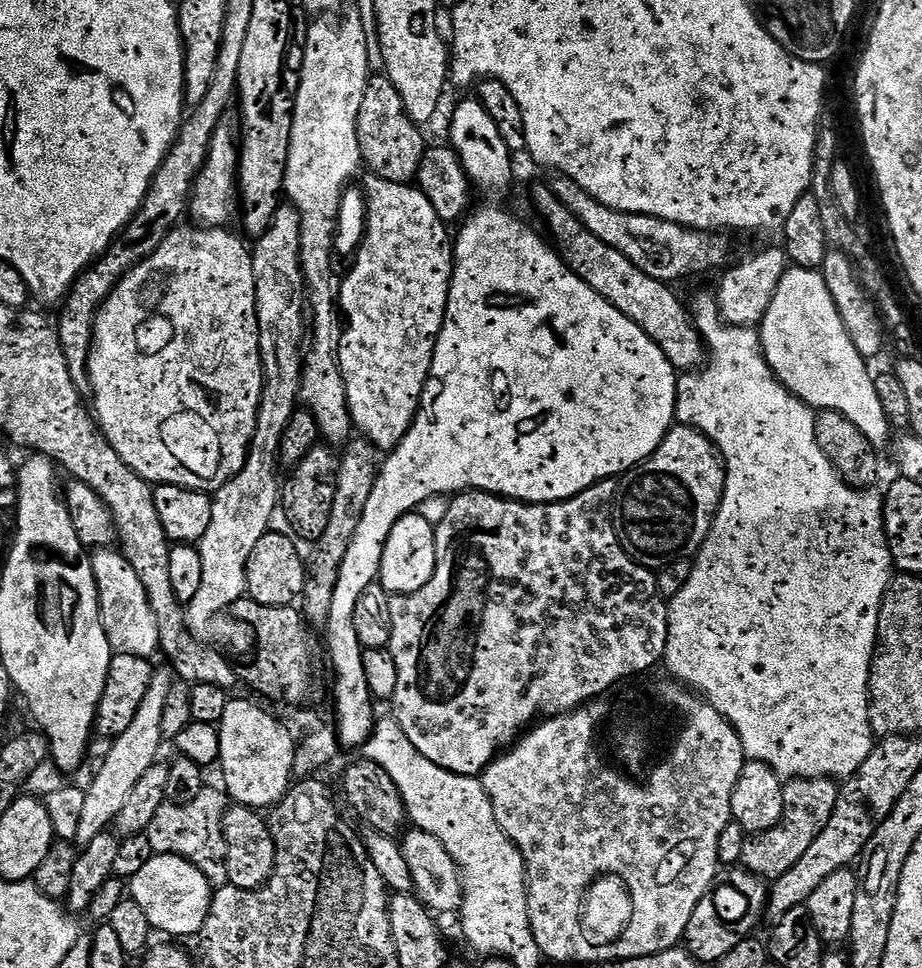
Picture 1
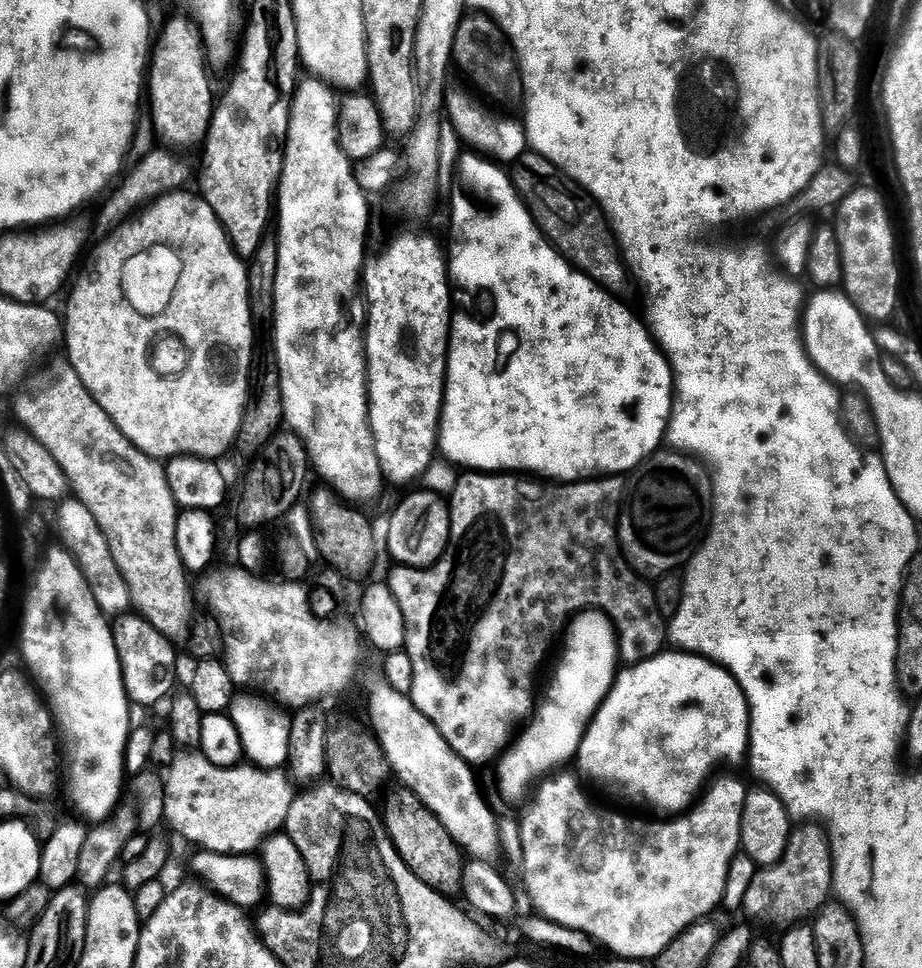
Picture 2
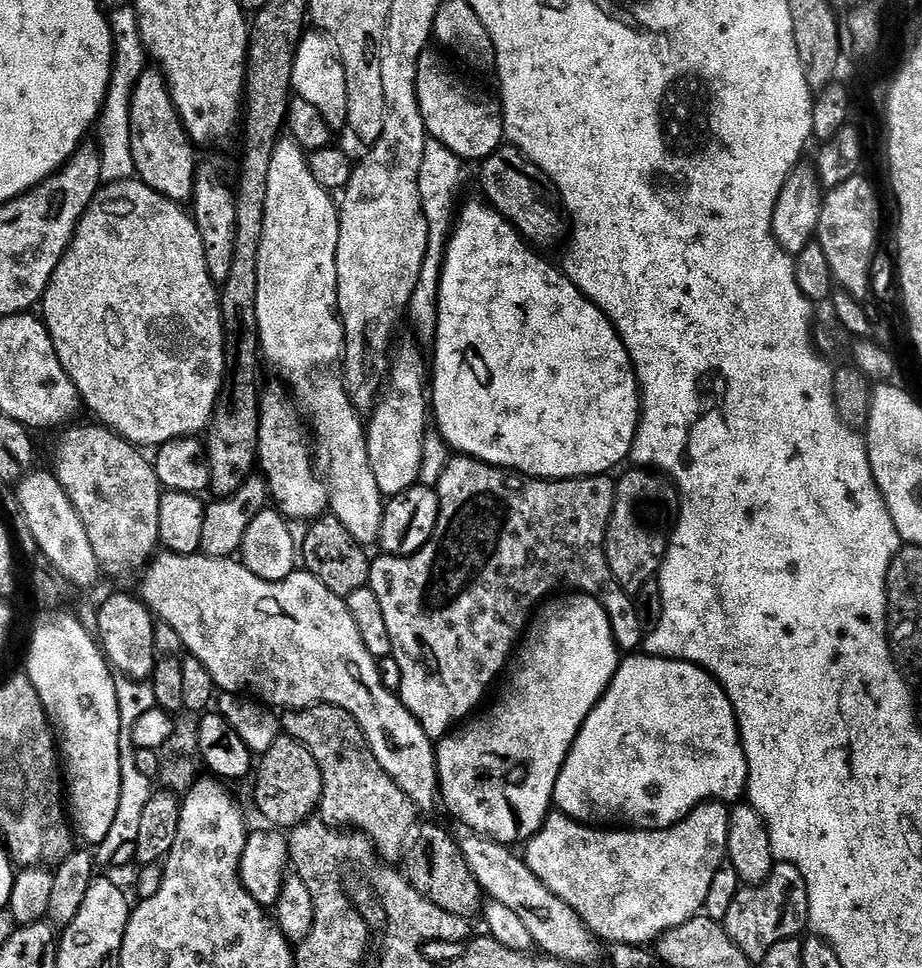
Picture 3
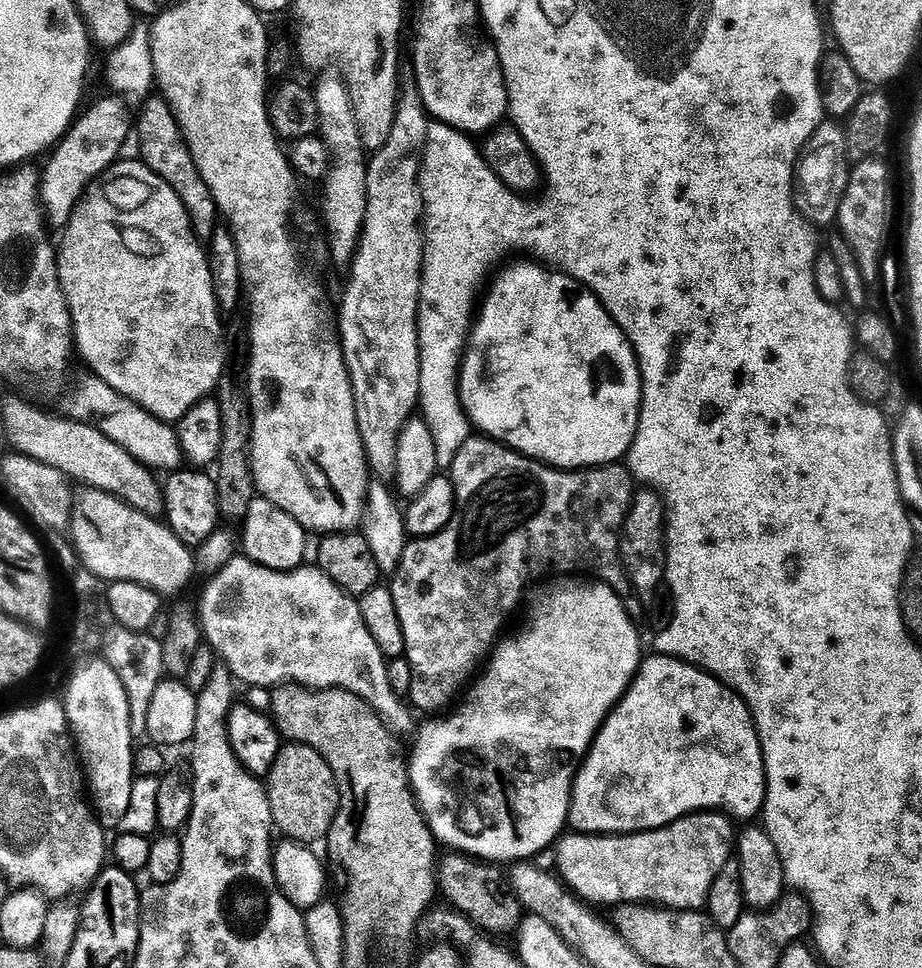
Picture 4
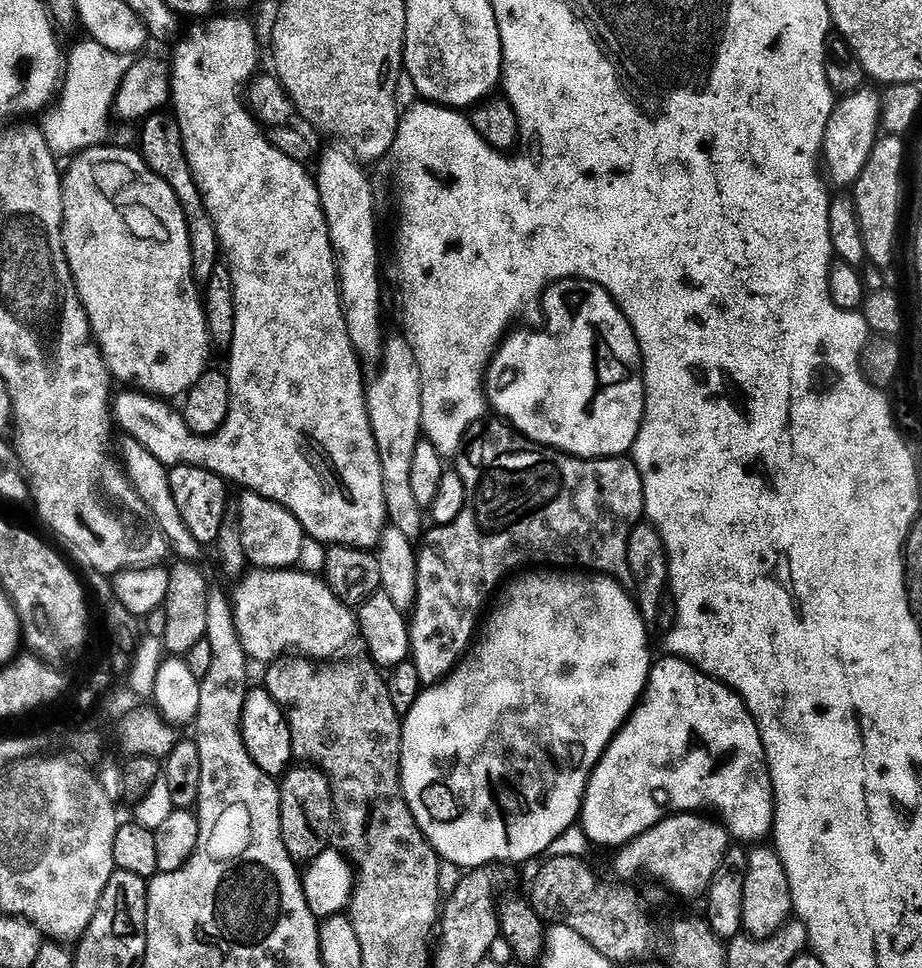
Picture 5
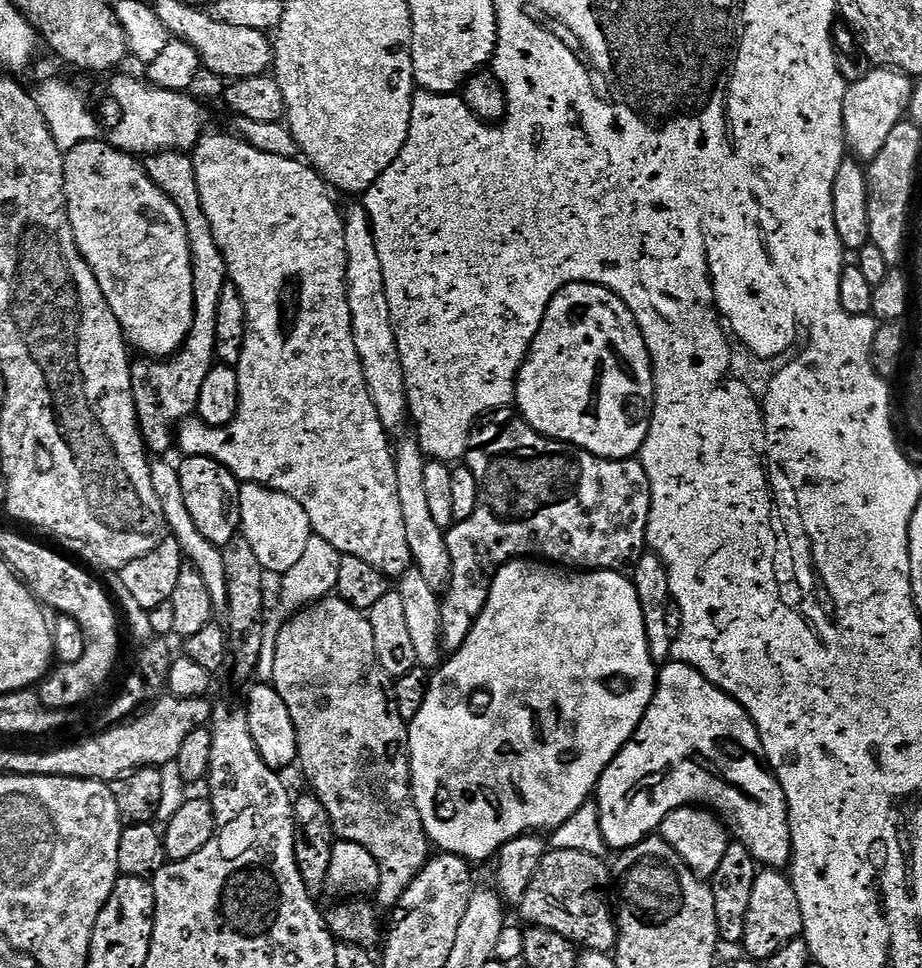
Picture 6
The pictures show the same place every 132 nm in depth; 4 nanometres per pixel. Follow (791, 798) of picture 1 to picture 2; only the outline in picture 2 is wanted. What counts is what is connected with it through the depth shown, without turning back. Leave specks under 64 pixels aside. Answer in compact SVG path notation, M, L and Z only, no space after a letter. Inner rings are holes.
M800 822L793 827L788 845L777 864L761 867L757 871L749 890L746 891L743 911L748 911L752 916L768 920L773 916L776 920L784 920L793 916L793 921L804 922L815 917L816 913L829 903L833 895L832 887L832 841L825 829L816 822Z

